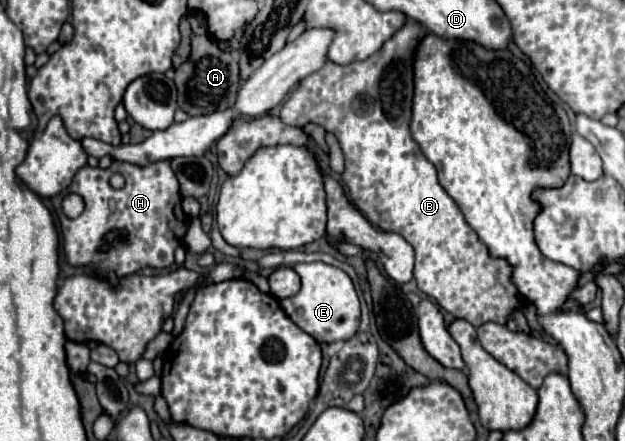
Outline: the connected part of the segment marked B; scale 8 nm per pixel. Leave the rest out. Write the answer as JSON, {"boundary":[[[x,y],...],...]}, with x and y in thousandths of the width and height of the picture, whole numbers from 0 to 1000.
{"boundary":[[[648,54],[635,68],[597,127],[578,141],[536,145],[523,141],[504,168],[485,177],[478,200],[456,227],[450,272],[466,286],[488,286],[491,277],[514,281],[523,299],[536,304],[552,349],[549,413],[558,431],[565,463],[603,517],[642,531],[664,567],[664,639],[674,662],[690,671],[709,703],[728,721],[770,739],[776,730],[811,735],[827,703],[843,694],[843,676],[821,644],[821,603],[808,585],[789,585],[782,562],[763,540],[760,522],[744,503],[734,467],[699,413],[696,376],[677,354],[670,327],[654,299],[658,227],[661,227],[661,122],[680,68],[670,54]]]}

